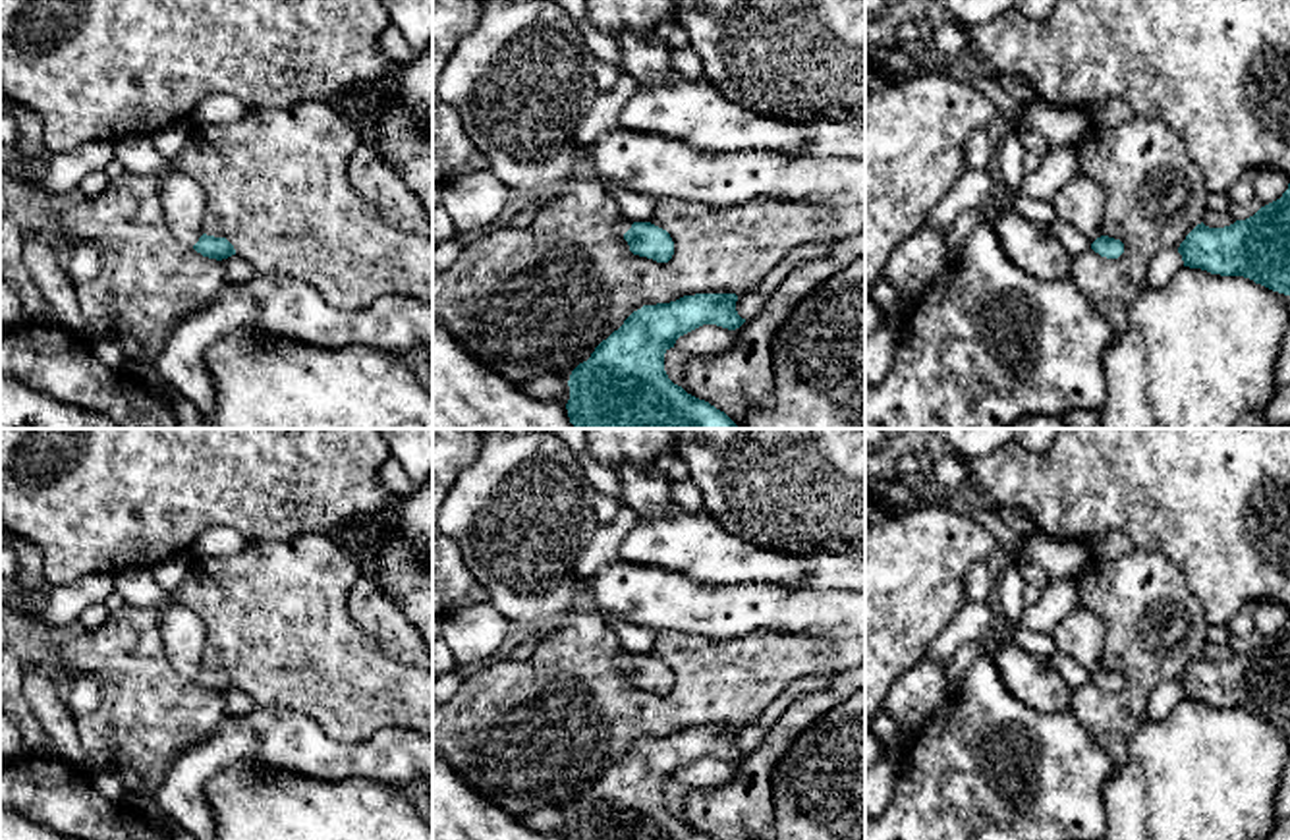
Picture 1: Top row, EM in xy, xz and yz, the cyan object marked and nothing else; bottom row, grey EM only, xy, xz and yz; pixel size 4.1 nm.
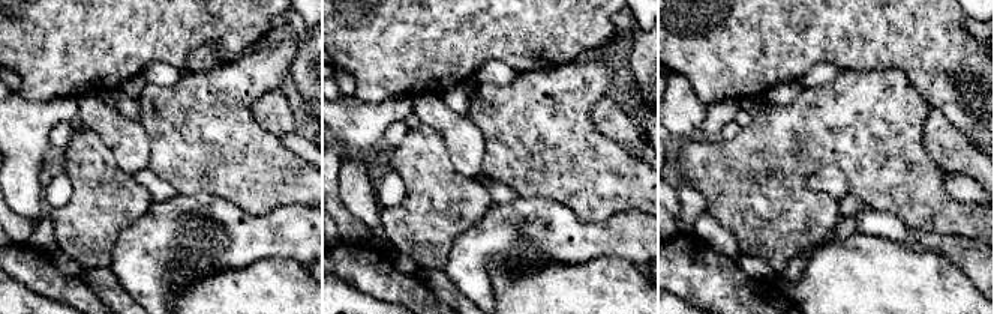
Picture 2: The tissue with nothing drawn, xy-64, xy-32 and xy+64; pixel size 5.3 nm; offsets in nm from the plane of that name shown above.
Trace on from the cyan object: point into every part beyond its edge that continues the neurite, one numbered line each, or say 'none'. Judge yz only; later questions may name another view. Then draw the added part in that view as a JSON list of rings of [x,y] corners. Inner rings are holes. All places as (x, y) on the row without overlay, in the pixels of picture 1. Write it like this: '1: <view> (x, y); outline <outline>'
1: yz (1080, 636); outline [[[1085,608],[1072,610],[1051,633],[1056,649],[1078,660],[1089,676],[1103,668],[1105,624]]]

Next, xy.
1: xy (182, 630); outline [[[127,568],[114,574],[114,585],[126,604],[156,608],[160,612],[160,633],[170,662],[189,680],[205,666],[205,624],[189,608],[170,602],[149,568]]]

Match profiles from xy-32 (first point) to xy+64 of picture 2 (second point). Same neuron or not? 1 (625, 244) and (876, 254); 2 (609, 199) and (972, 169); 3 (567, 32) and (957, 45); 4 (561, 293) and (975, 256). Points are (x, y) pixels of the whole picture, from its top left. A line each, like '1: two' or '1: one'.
1: two
2: two
3: one
4: two

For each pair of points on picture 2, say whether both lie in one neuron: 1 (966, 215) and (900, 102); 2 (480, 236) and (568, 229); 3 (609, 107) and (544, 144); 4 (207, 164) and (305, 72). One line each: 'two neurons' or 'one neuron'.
1: one neuron
2: one neuron
3: two neurons
4: two neurons

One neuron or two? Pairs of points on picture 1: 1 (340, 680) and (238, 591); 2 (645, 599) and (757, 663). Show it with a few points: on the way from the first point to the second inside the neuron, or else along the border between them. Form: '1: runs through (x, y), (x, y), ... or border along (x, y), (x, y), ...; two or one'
1: runs through (315, 659), (263, 611); one
2: border along (759, 626), (734, 638), (671, 632); two

